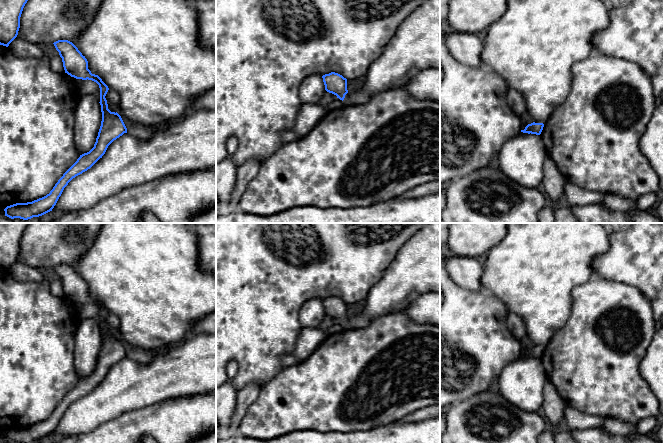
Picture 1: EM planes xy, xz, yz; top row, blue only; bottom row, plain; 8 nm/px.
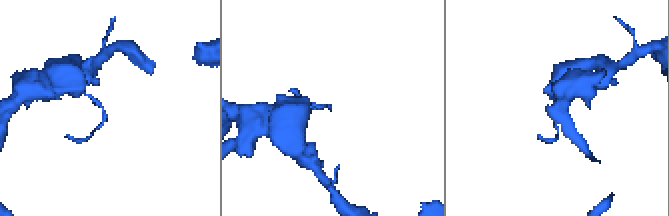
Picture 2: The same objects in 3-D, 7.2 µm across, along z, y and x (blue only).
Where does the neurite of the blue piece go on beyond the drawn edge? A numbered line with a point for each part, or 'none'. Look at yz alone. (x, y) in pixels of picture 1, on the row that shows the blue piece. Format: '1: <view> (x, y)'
none

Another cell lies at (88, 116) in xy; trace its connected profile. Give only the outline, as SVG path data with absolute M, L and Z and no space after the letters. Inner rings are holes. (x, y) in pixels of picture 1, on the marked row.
M78 95L75 110L74 142L80 155L89 152L96 142L102 121L101 105L96 96Z

